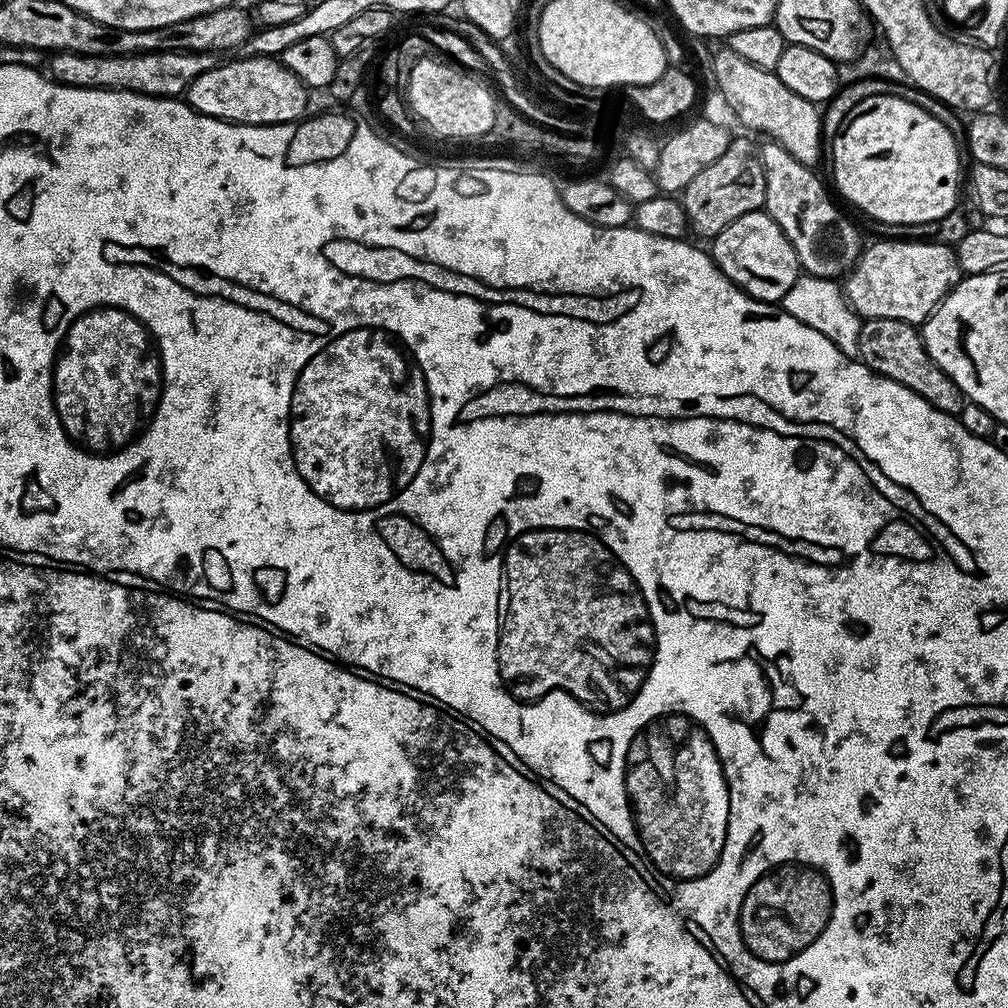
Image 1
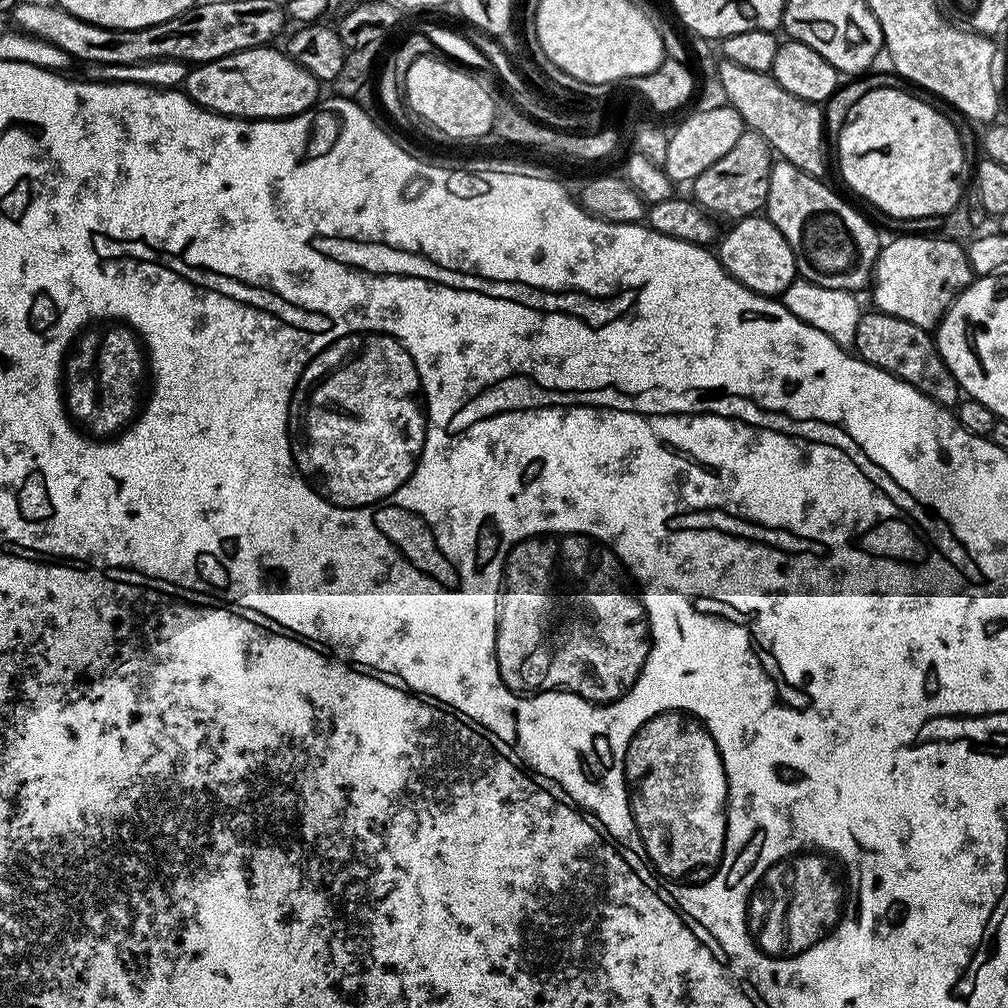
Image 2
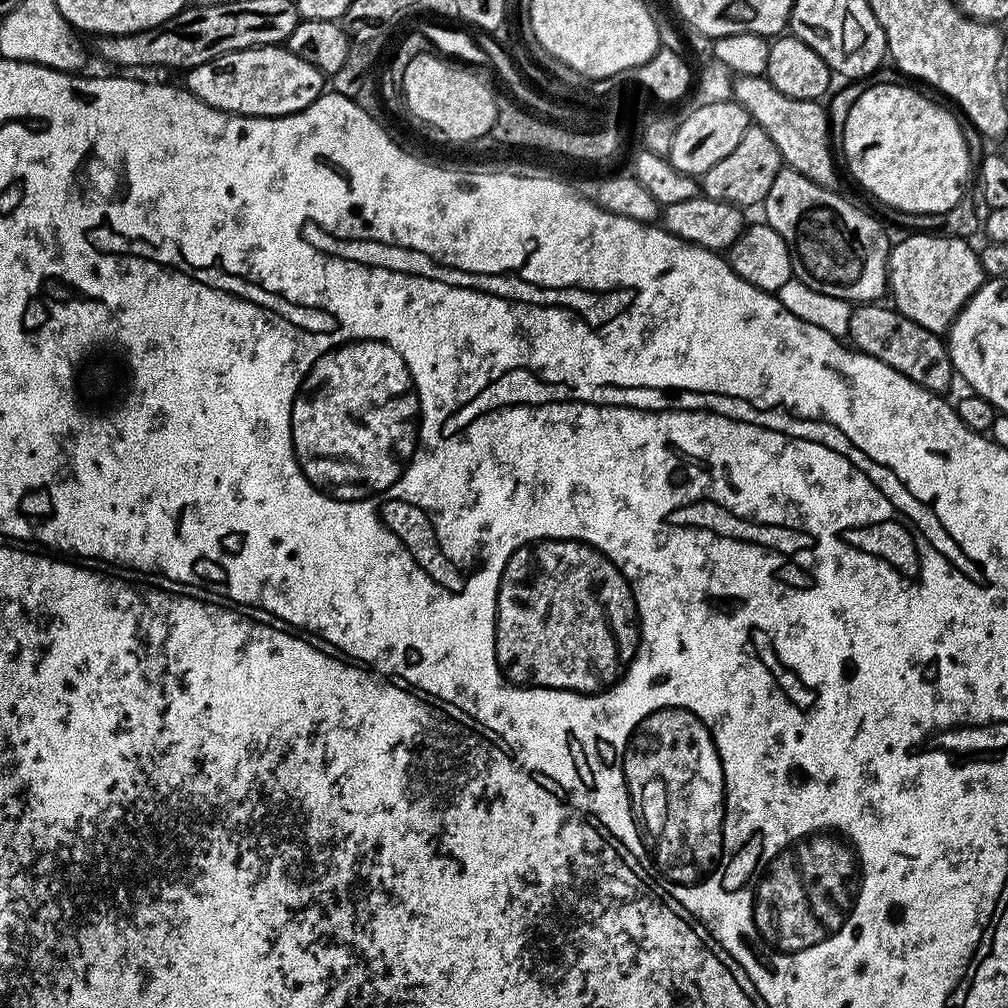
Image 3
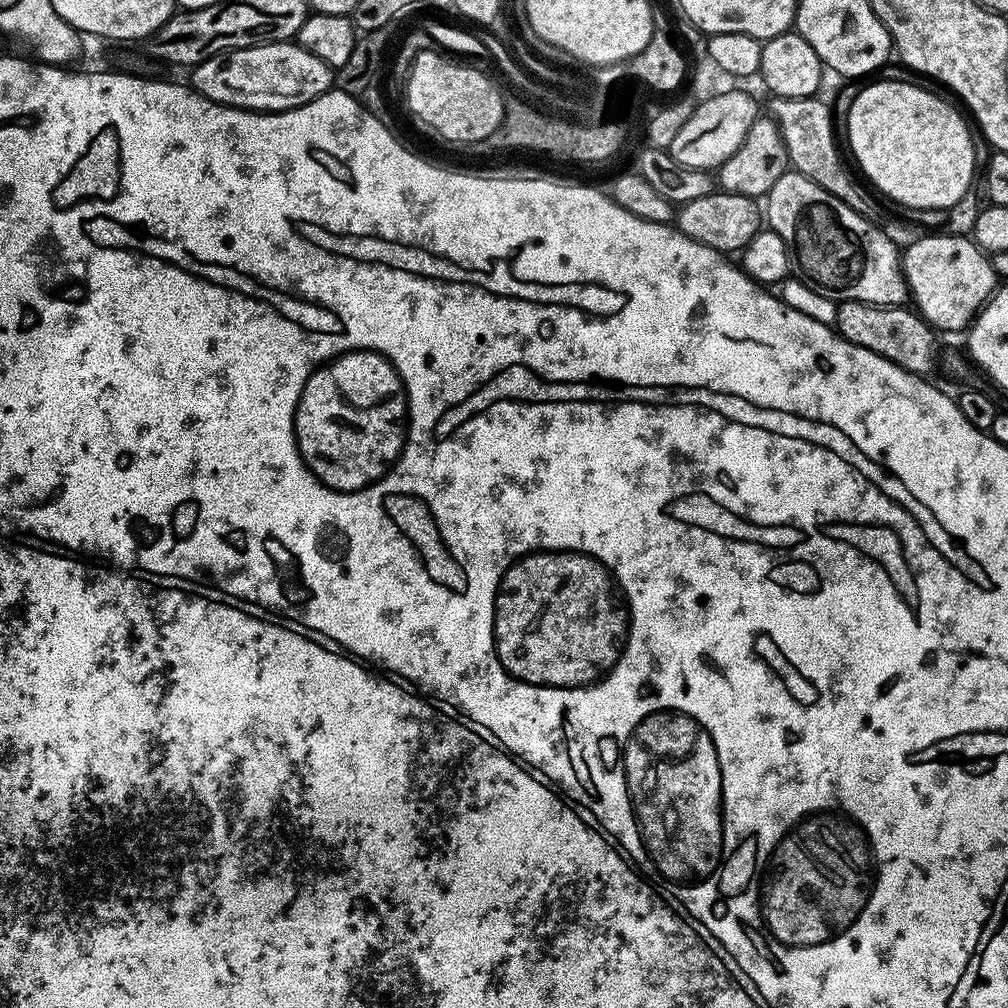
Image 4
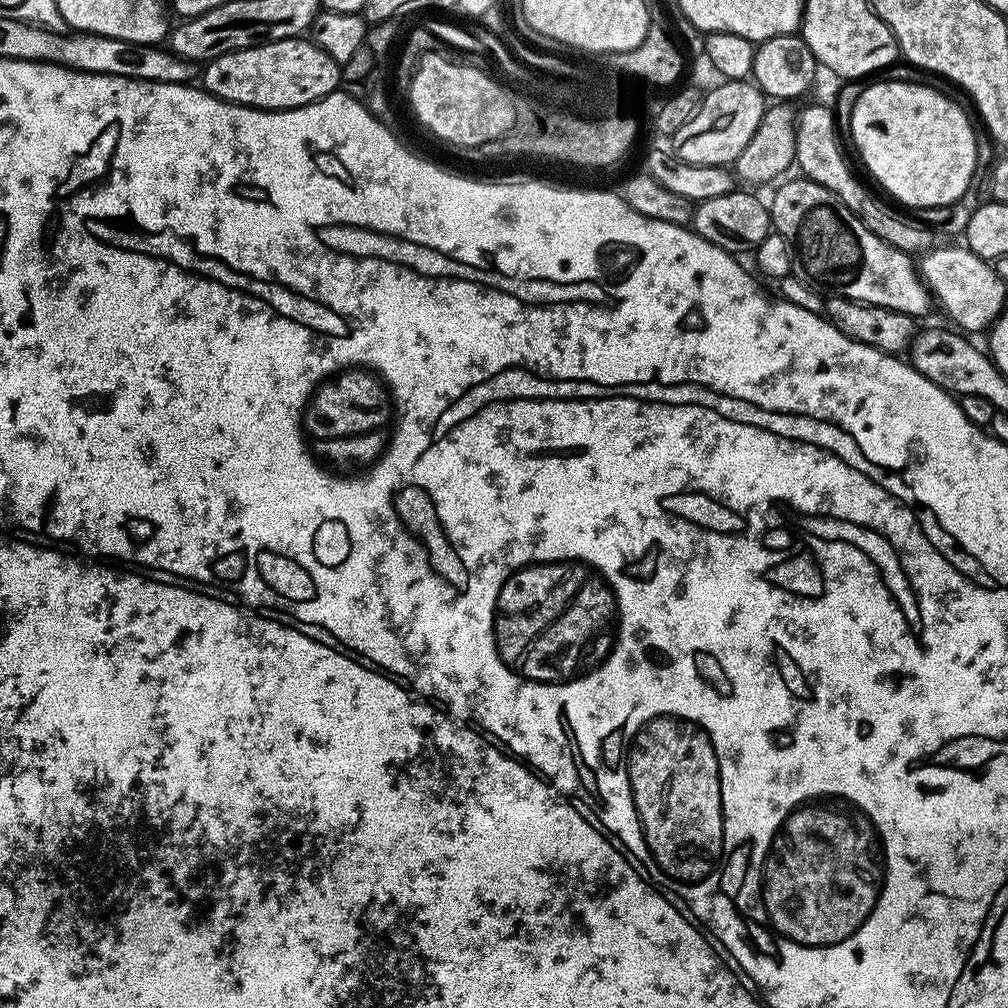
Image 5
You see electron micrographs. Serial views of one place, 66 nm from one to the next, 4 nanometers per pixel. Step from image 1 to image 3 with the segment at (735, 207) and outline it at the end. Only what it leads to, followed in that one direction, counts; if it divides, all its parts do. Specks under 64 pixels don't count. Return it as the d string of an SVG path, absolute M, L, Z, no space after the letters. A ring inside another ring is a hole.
M749 123L746 134L722 162L714 162L710 170L706 170L702 177L702 192L705 197L718 202L732 204L741 210L749 210L763 205L766 194L770 194L770 186L774 186L774 178L778 178L782 161L778 146L774 146L770 134L762 130L757 124Z

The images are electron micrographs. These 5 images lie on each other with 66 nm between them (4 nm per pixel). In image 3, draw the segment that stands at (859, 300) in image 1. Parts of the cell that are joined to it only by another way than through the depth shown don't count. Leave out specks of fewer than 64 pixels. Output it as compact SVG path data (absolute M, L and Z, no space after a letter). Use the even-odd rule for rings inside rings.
M927 232L905 235L902 242L892 244L888 254L888 292L896 311L918 322L918 326L926 326L926 330L947 333L956 315L964 309L964 304L983 286L986 279L977 249L972 249L968 244L971 243L967 239L958 236L937 236Z

